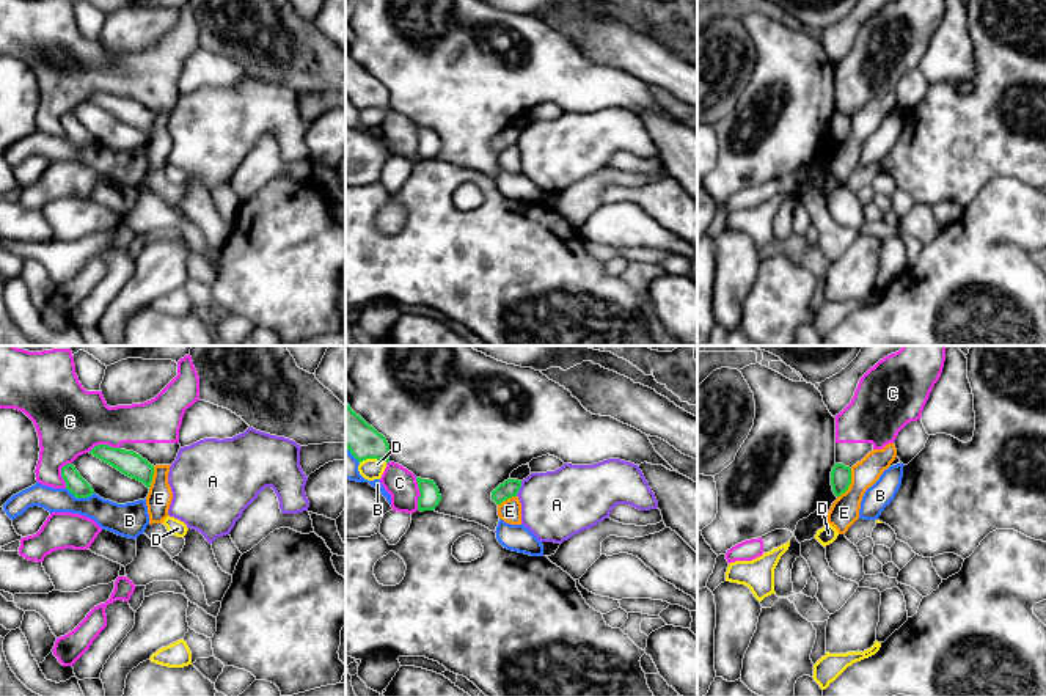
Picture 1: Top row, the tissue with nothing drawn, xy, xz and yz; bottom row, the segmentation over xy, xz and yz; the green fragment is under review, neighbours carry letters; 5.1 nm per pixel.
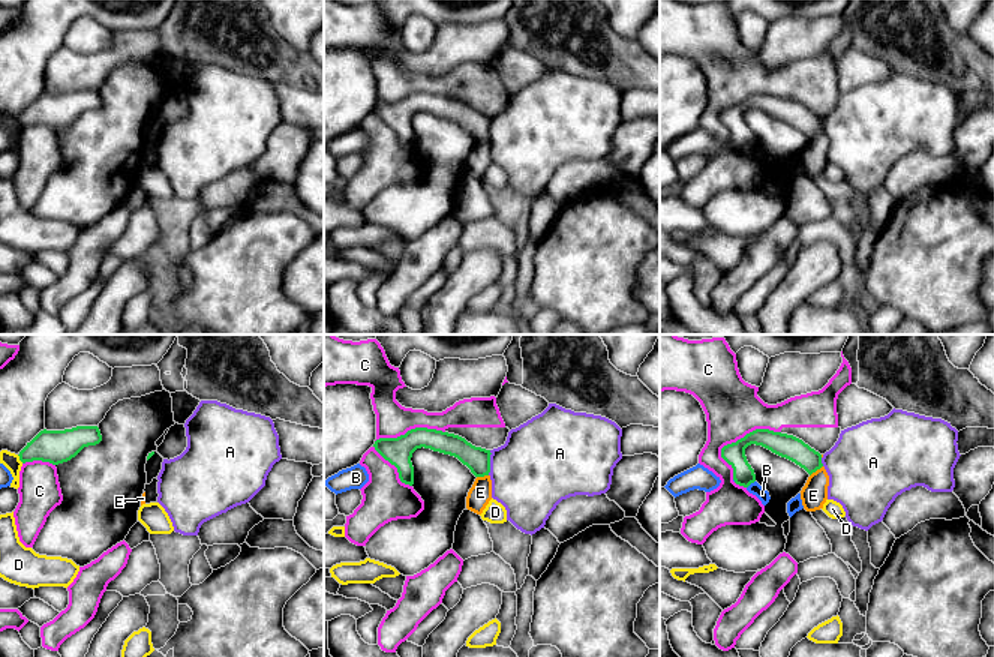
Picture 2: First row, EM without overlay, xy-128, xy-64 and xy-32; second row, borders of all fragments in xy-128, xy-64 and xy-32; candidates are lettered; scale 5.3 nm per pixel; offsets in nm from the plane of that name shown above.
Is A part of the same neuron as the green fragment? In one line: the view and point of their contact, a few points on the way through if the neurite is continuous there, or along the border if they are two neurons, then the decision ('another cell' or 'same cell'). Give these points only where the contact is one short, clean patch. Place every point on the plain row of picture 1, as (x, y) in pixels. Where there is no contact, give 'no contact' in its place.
meets green in xz at (519, 137); border along xz (522, 129), (515, 143); another cell

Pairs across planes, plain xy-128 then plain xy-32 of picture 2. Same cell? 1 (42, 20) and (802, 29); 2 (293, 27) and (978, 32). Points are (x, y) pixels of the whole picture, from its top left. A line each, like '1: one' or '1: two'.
1: two
2: two

